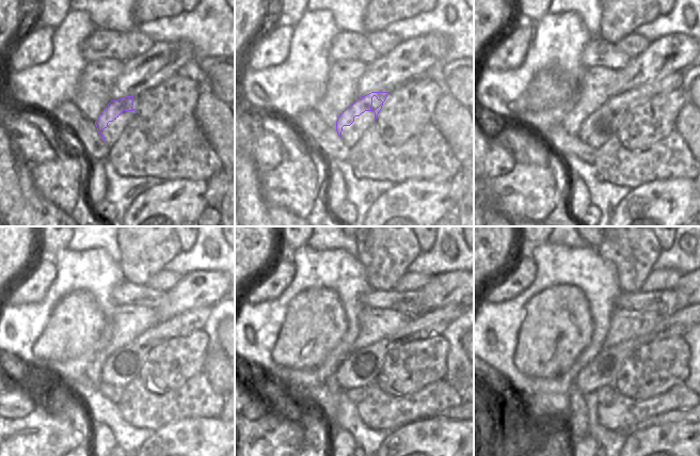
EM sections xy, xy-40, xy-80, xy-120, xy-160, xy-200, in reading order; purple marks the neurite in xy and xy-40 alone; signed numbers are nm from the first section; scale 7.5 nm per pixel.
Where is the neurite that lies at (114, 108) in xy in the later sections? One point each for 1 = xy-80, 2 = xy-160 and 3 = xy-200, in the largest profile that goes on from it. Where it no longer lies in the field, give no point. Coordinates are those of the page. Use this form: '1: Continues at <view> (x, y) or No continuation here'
1: Continues at xy-80 (637, 95)
2: Continues at xy-160 (431, 323)
3: Continues at xy-200 (679, 324).

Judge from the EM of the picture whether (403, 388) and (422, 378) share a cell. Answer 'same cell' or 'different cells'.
same cell

